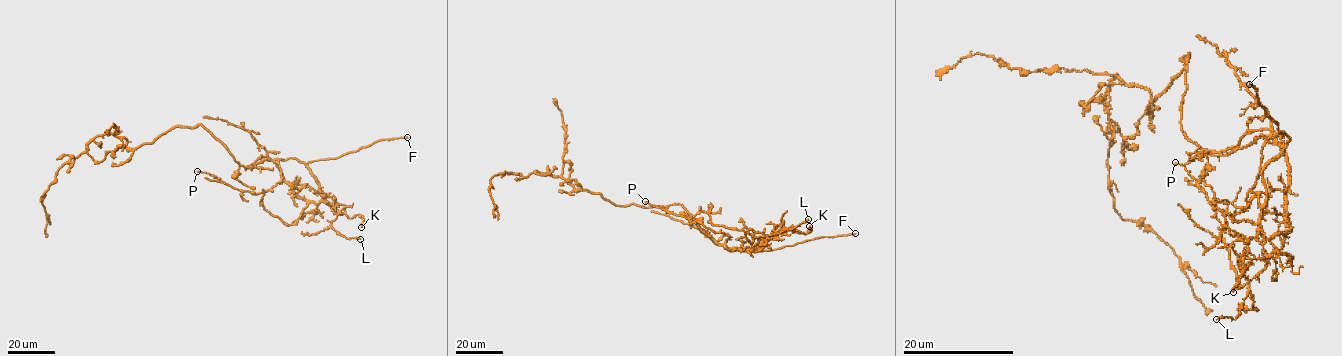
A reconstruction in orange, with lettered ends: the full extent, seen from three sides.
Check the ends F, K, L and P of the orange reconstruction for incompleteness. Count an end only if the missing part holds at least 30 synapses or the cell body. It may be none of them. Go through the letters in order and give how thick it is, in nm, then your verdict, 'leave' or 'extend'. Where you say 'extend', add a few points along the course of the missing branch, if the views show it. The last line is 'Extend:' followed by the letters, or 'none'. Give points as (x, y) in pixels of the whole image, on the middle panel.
F: calibre 240 nm; extend
K: calibre 160 nm; leave
L: calibre 200 nm; leave
P: calibre 160 nm; leave
Extend: F

